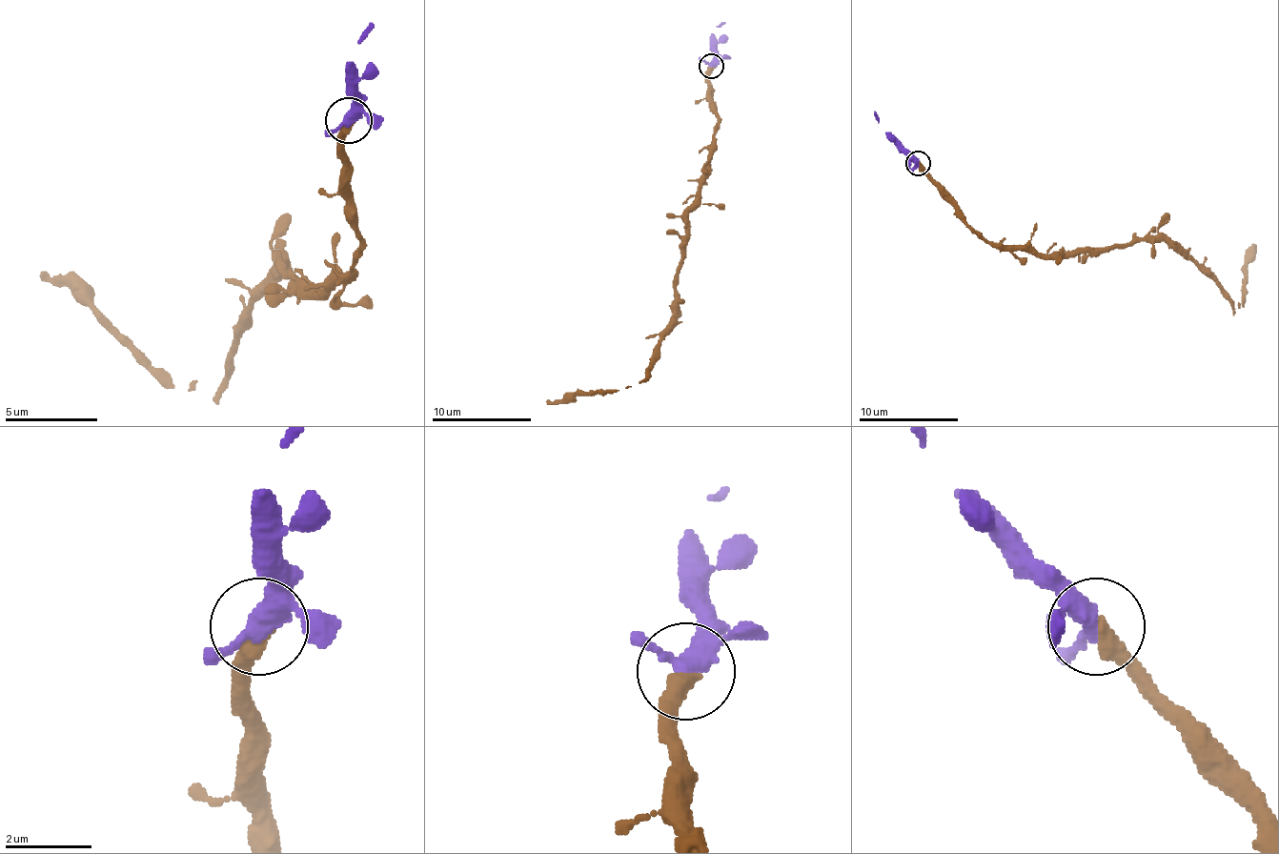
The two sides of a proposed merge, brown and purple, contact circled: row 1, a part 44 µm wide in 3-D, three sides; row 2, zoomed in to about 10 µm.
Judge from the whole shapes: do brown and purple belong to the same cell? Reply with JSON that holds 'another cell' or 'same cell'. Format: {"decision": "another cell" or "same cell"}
{"decision": "same cell"}

